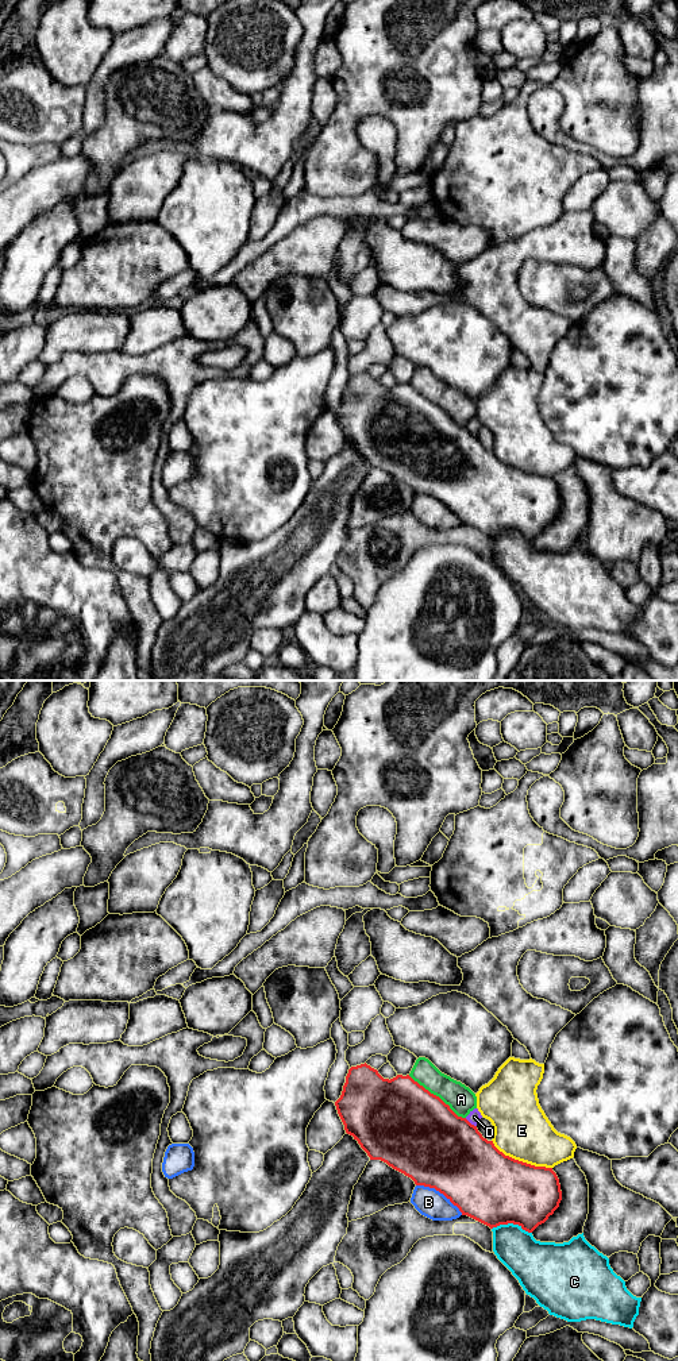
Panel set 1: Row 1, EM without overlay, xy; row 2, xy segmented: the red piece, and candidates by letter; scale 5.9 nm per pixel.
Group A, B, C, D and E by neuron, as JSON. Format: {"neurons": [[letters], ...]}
{"neurons": [["A"], ["B"], ["C"], ["D"], ["E"]]}

